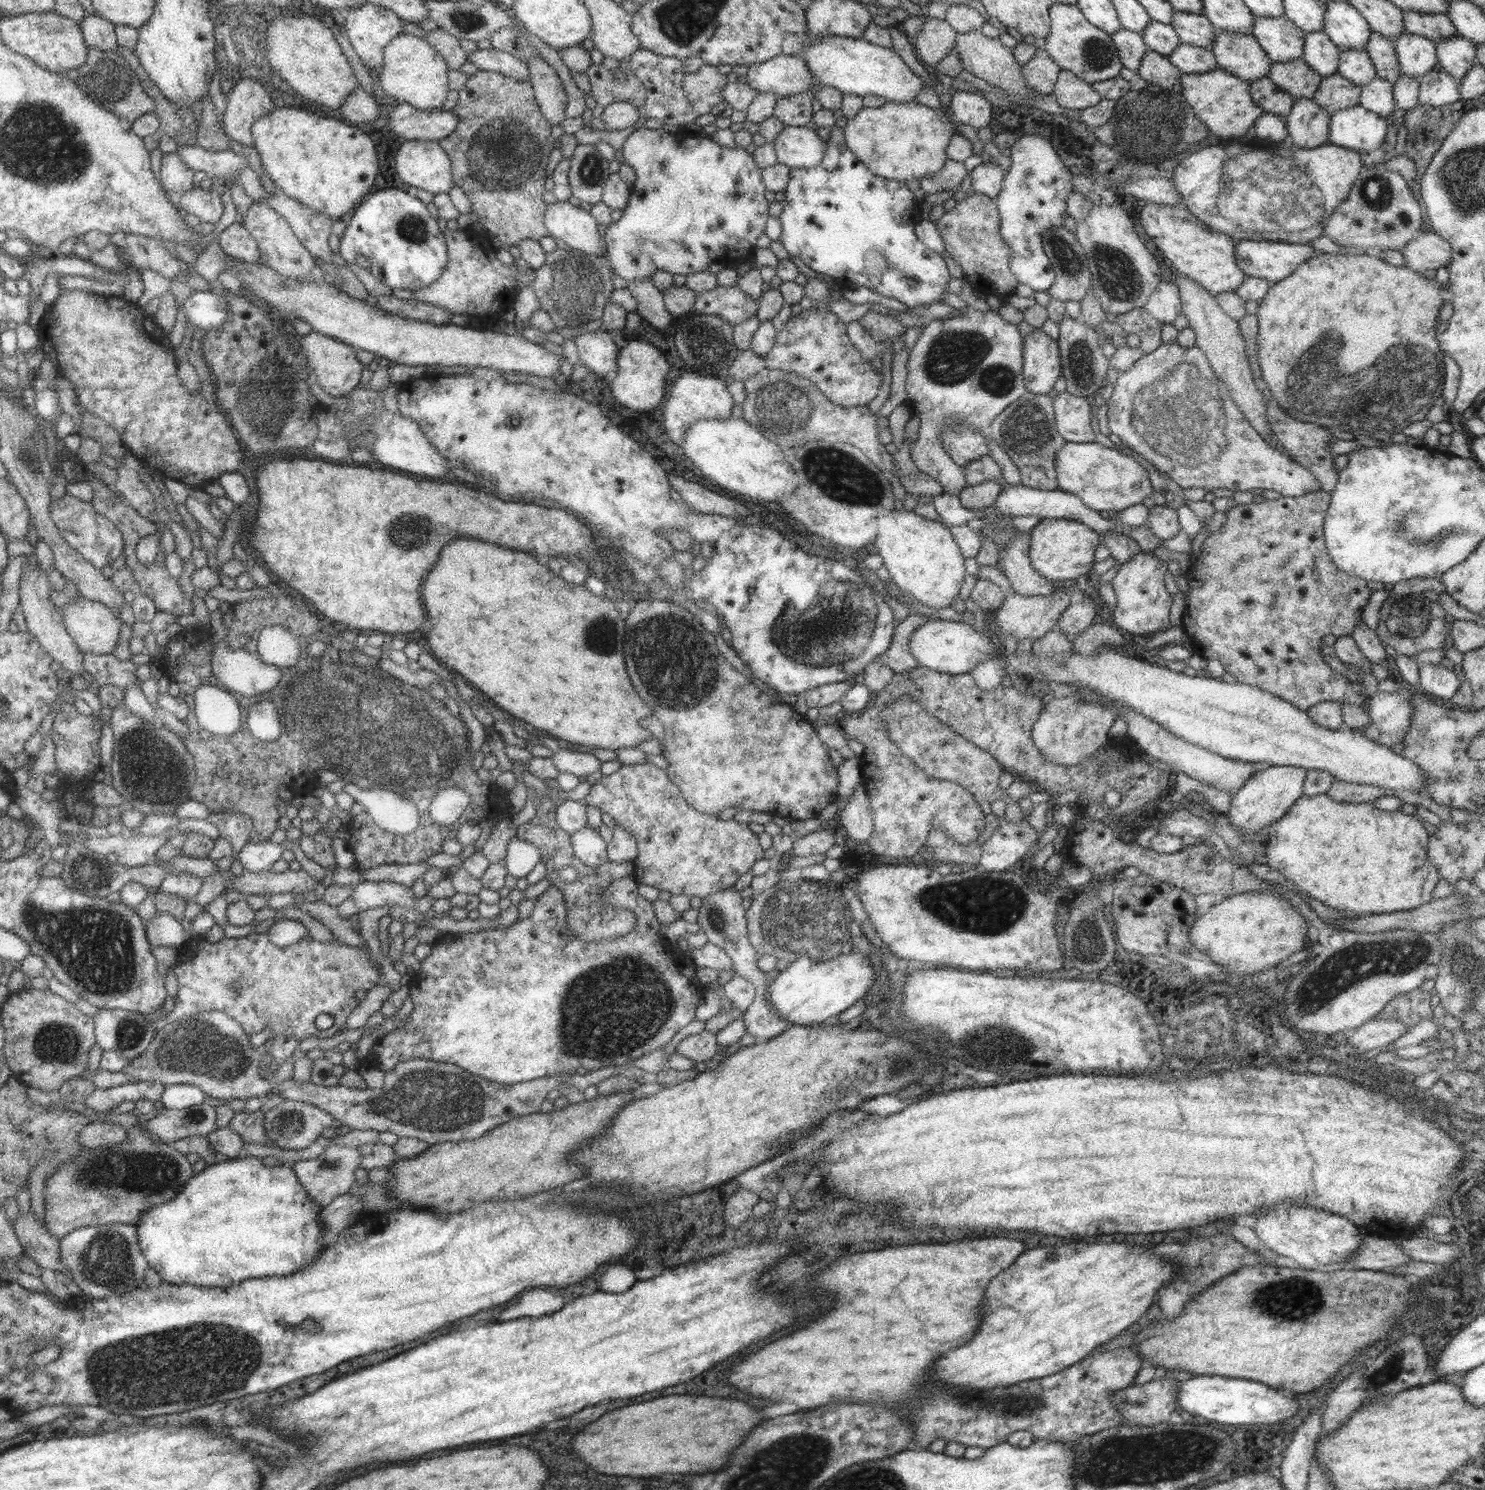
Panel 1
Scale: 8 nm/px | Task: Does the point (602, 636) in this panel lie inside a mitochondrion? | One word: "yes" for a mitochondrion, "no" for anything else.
yes

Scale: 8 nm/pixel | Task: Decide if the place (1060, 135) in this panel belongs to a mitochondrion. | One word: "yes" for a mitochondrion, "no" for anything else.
no

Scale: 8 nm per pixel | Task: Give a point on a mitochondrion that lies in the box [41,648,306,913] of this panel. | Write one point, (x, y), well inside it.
(152, 775)

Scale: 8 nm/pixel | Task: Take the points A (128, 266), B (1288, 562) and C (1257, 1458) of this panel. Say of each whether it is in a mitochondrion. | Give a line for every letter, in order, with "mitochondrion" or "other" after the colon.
A: other
B: mitochondrion
C: other

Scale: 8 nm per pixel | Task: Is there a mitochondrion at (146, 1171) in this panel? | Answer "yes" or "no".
yes

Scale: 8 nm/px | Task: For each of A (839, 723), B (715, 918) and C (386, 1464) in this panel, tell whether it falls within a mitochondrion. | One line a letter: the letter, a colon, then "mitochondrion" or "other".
A: other
B: mitochondrion
C: other

